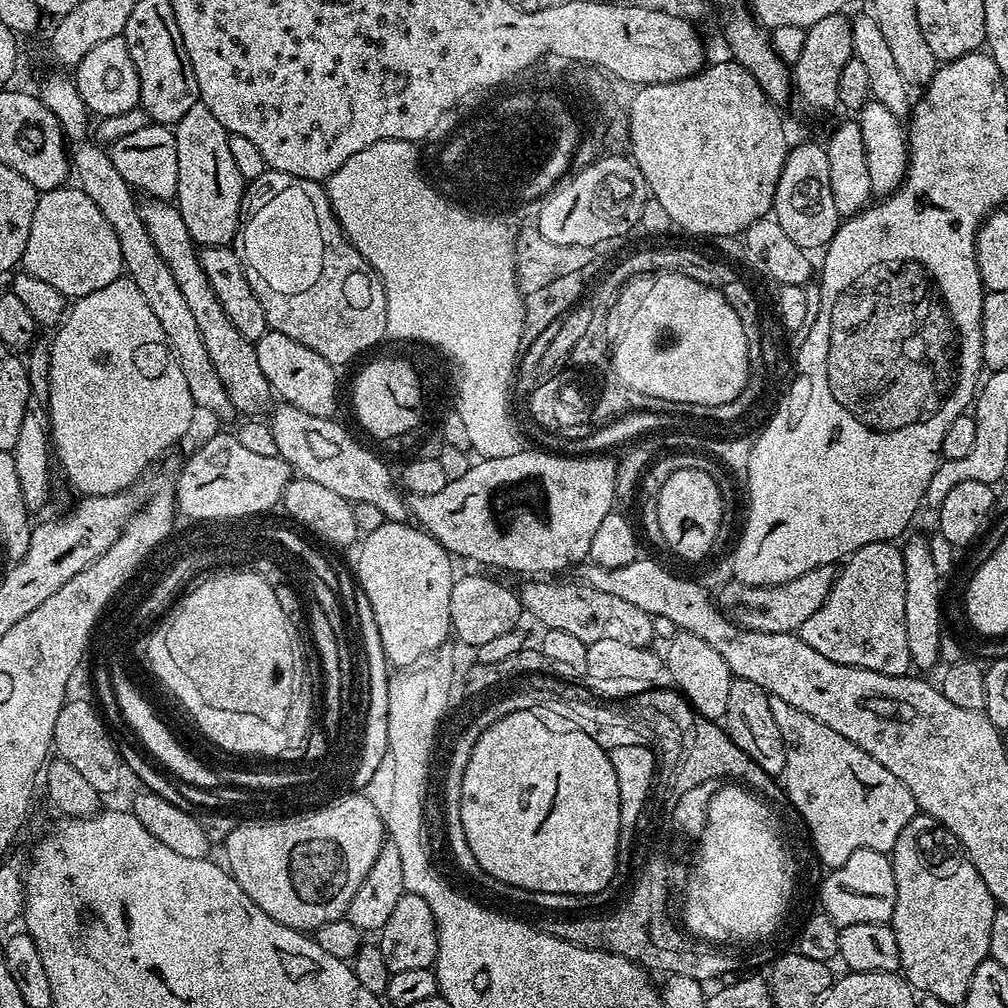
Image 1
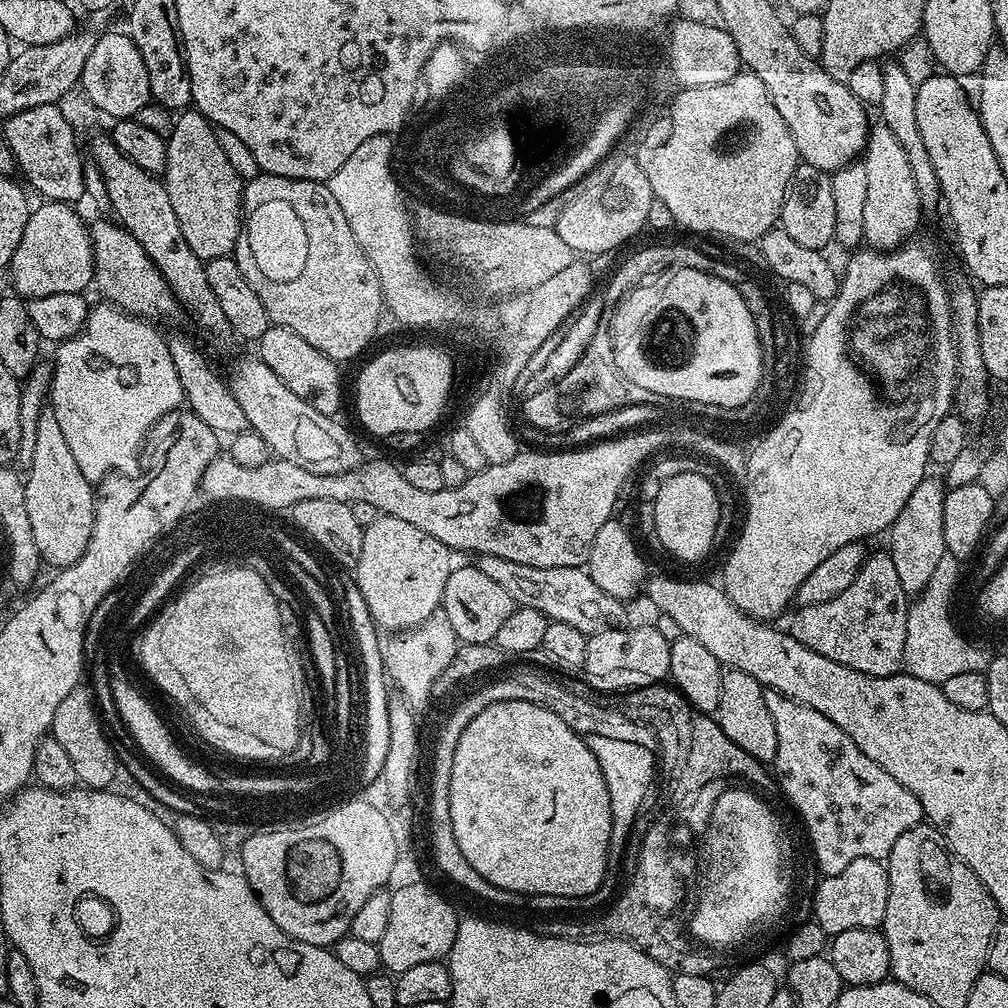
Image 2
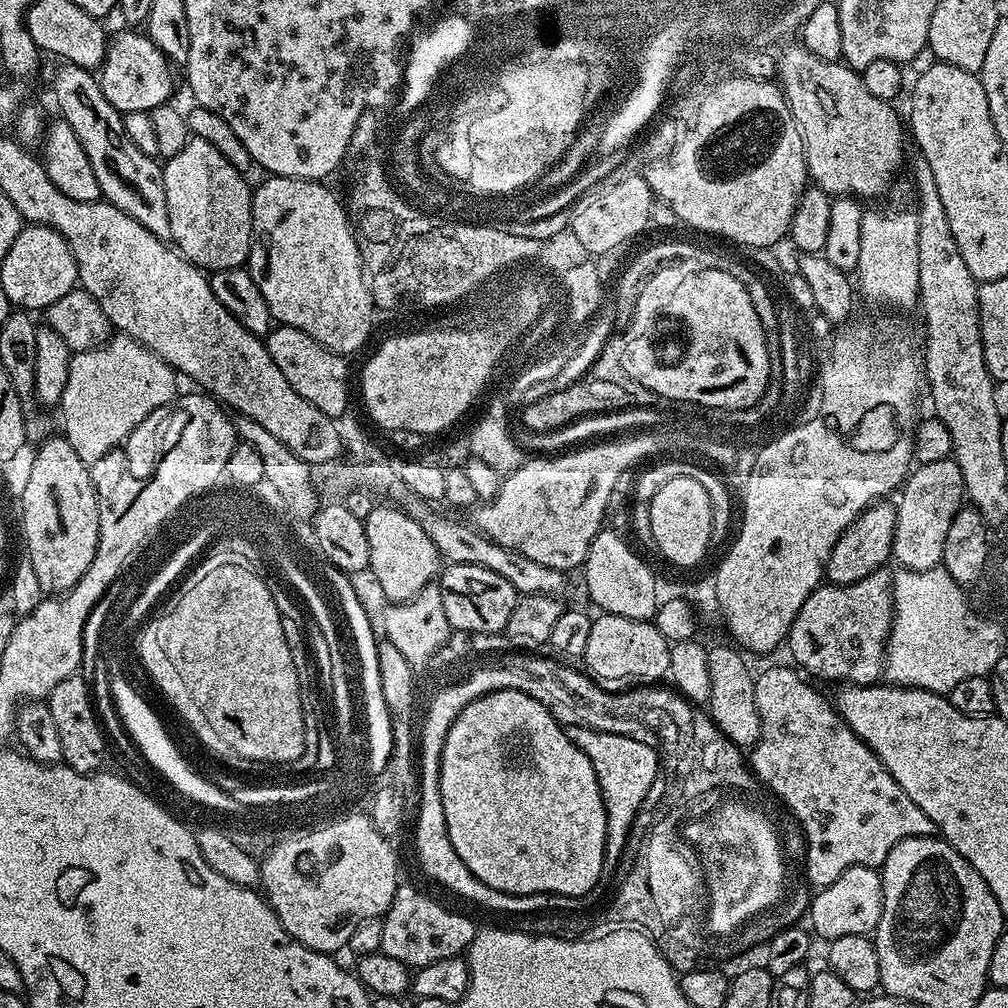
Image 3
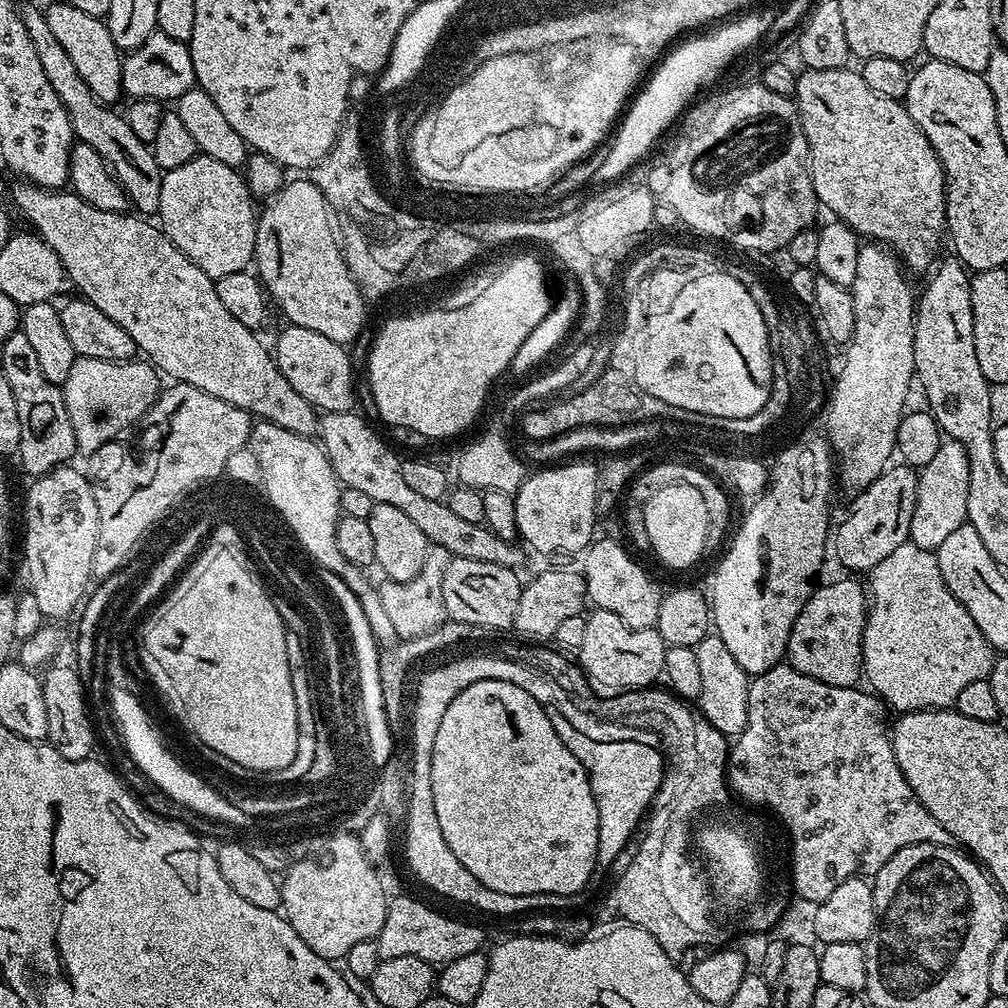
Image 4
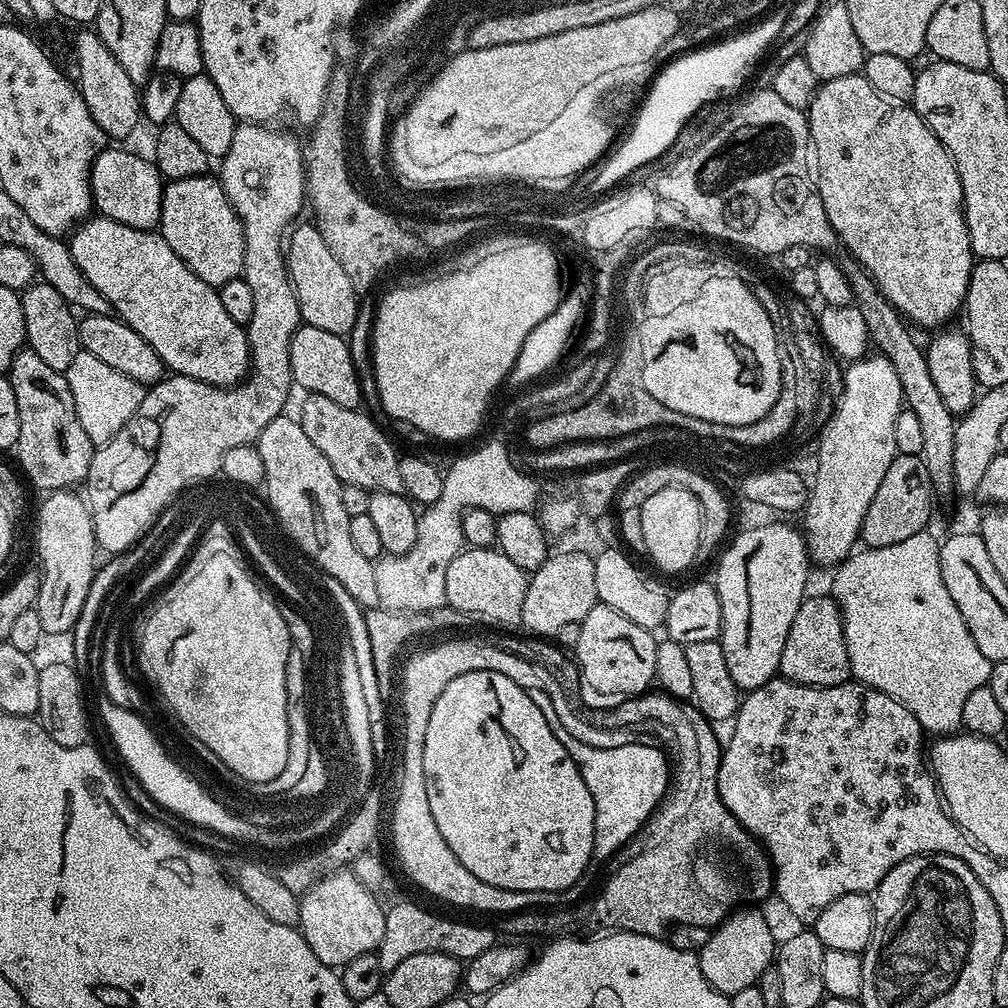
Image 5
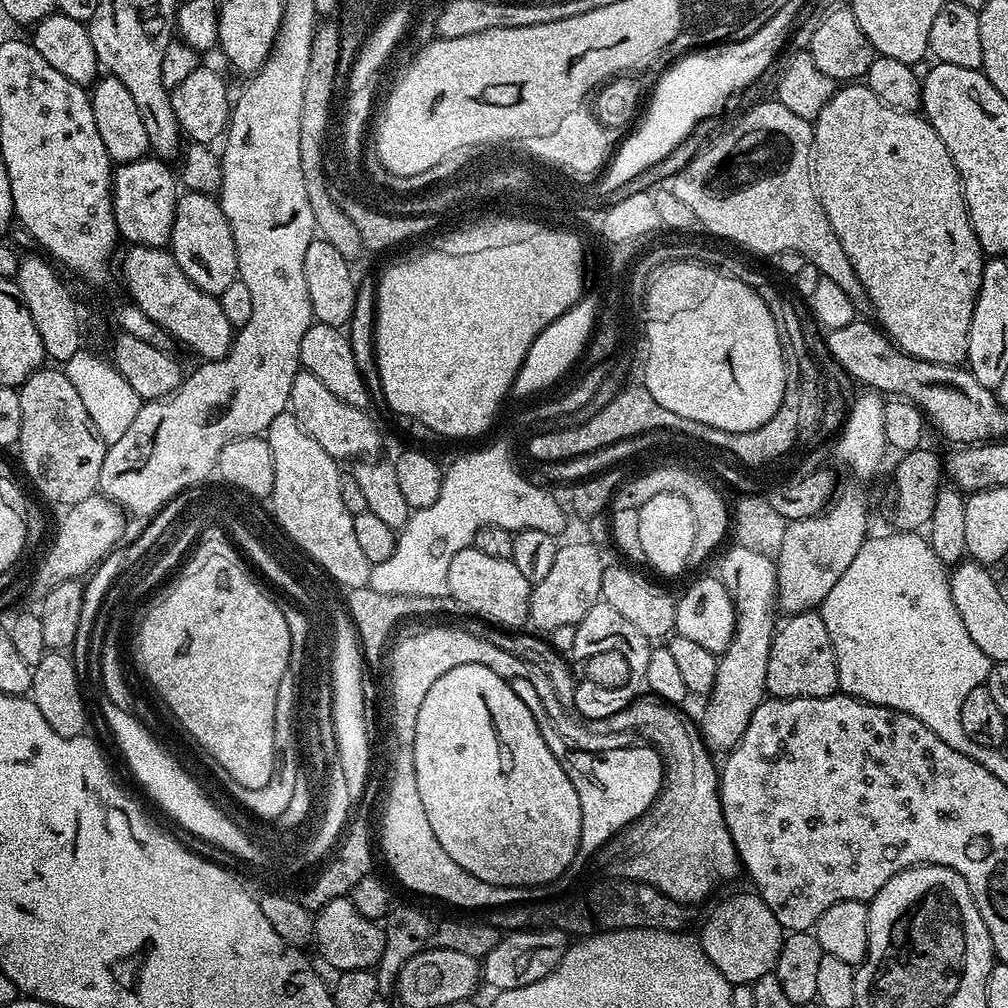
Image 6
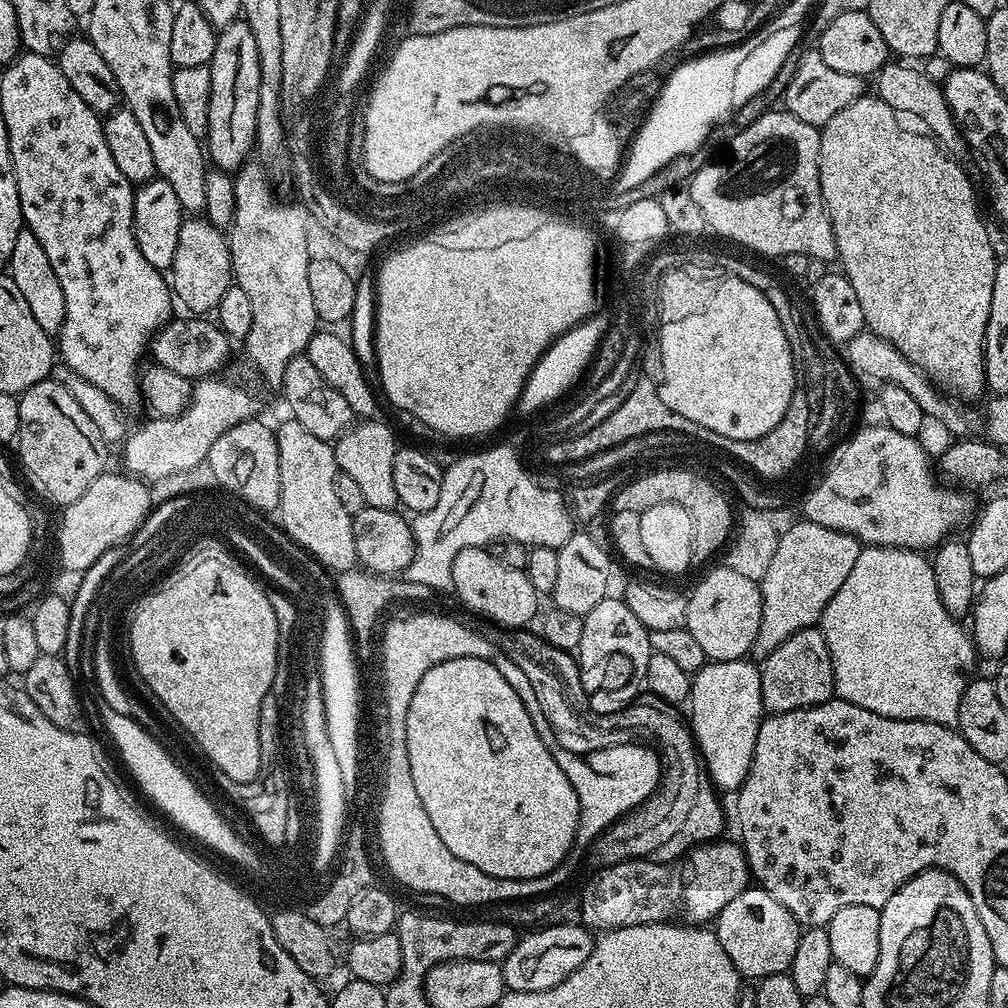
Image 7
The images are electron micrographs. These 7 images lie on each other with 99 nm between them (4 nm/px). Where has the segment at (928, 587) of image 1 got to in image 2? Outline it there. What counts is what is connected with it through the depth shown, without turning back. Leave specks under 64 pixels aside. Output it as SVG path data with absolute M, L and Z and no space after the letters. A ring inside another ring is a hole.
M926 476L922 482L915 487L906 506L902 508L901 514L889 528L886 539L886 551L894 564L894 570L901 579L901 585L909 596L919 595L930 577L934 574L944 555L947 555L945 546L945 534L943 533L943 519L945 517L945 483L940 479Z

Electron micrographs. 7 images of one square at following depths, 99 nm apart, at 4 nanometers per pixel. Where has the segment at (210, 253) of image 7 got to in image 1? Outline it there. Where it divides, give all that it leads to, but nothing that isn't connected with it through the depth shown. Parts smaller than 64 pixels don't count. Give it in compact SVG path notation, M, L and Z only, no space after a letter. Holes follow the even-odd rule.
M197 103L182 114L175 124L178 146L178 186L174 203L190 230L190 238L197 246L213 248L228 246L237 239L242 224L240 203L246 200L246 182L238 174L238 165L230 155L229 132L210 114L205 104Z

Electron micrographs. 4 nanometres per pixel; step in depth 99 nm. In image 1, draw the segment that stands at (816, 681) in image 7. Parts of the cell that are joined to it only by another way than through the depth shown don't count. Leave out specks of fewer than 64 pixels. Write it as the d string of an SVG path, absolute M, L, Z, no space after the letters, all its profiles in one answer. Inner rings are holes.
M895 543L867 544L851 553L837 571L836 581L826 602L822 602L818 611L802 622L798 633L800 640L818 650L818 654L830 658L830 662L838 662L842 666L865 668L887 676L909 675L913 665L909 643L906 642L905 573L903 554Z

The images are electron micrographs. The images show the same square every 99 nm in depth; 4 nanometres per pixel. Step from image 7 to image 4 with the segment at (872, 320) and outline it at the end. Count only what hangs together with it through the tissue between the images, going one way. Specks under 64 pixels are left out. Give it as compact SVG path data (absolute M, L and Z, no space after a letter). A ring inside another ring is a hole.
M810 68L796 77L794 103L808 143L808 173L812 176L814 194L835 219L849 224L857 236L891 249L909 273L927 273L937 259L940 243L946 240L944 168L926 134L910 118L907 107L894 98L879 96L866 86L859 71L850 69Z

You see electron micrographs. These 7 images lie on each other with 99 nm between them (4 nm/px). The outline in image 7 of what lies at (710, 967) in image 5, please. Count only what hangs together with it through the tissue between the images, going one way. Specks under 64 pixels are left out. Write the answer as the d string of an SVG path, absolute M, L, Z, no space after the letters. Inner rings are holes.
M749 886L738 898L726 902L714 921L716 941L726 950L726 958L734 962L741 977L763 978L779 972L788 972L794 962L794 950L798 950L798 938L802 928L794 914L778 902L762 886Z

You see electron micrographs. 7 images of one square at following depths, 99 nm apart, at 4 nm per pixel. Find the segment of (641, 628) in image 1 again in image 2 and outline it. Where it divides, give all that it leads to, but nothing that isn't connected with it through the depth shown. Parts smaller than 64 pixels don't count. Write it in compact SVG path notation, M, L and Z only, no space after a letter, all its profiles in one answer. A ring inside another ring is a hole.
M493 556L479 557L478 566L482 574L488 575L493 582L498 582L498 586L502 586L506 594L510 594L513 605L538 610L549 621L567 622L588 637L604 632L607 628L621 627L625 623L625 601L606 594L606 590L602 590L583 567L522 566L522 562L510 562L510 558Z

